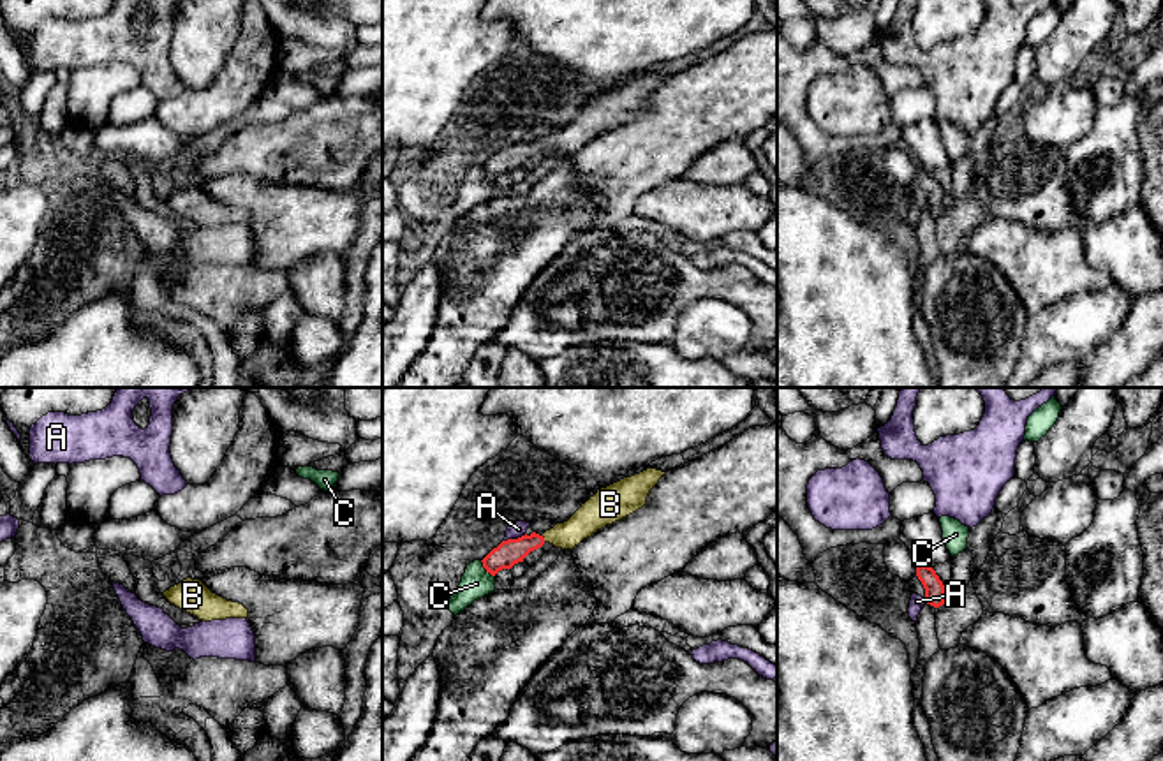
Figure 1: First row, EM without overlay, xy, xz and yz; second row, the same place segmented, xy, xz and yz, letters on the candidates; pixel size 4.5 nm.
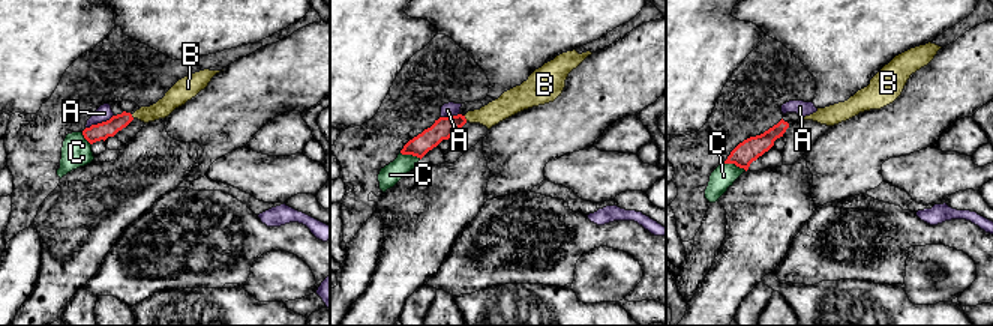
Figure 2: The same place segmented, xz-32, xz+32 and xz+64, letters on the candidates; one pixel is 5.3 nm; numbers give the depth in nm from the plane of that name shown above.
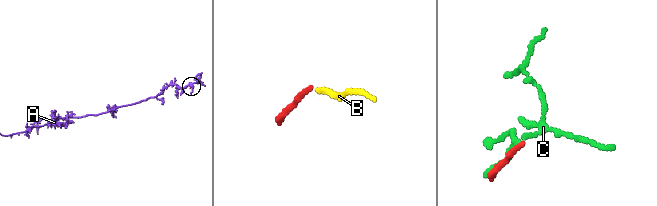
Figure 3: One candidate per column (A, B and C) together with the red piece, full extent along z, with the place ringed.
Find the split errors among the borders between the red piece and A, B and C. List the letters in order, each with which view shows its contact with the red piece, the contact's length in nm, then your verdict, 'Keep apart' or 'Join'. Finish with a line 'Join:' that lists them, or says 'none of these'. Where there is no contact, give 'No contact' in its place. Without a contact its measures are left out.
A: Touches red in xz. Shared border 110 nm. Keep apart
B: Touches red in xz. Shared border 40 nm. Join
C: Touches red in xz. Shared border 100 nm. Keep apart
Join: B

